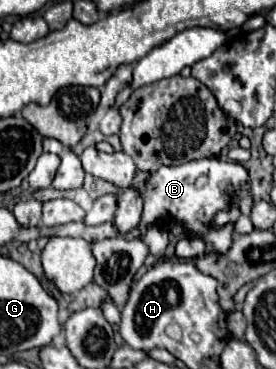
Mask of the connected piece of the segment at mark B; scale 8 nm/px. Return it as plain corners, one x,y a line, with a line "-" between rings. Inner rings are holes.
217,157
213,159
199,159
199,161
189,161
183,165
163,165
159,167
153,177
149,179
149,185
153,189
153,193
141,193
145,199
145,209
143,209
143,219
139,223
141,231
147,231
147,225
159,223
167,217
175,217
177,221
185,223
185,229
193,235
199,235
205,239
207,247
205,251
217,251
217,253
225,253
229,249
231,243
231,235
233,235
233,227
227,225
219,231
211,231
209,225
213,223
213,217
217,211
227,209
229,201
227,201
227,191
231,189
245,189
247,185
247,171
243,165
235,163
235,161
221,161
-
205,175
207,183
203,187
197,187
197,179

